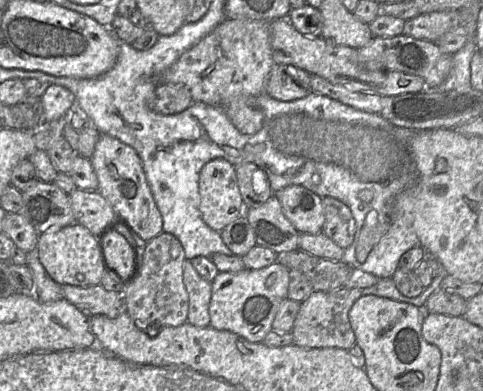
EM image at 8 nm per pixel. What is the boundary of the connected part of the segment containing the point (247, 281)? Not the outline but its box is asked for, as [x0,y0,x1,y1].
[210,262,289,343]

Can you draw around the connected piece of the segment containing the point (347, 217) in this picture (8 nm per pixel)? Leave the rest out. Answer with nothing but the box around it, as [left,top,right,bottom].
[322,197,356,249]

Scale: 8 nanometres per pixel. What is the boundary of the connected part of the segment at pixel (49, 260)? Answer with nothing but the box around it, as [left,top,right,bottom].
[37,222,106,287]

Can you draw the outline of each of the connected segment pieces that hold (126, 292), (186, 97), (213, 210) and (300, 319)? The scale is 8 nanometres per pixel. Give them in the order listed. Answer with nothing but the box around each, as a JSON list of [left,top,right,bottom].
[[123,232,188,331],[150,84,192,115],[199,158,244,231],[290,287,362,350]]

